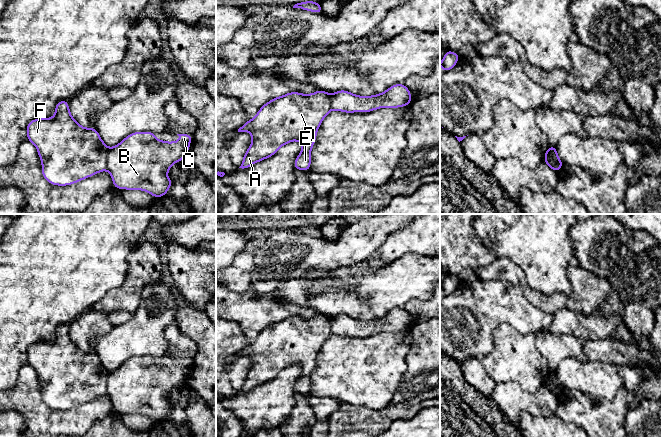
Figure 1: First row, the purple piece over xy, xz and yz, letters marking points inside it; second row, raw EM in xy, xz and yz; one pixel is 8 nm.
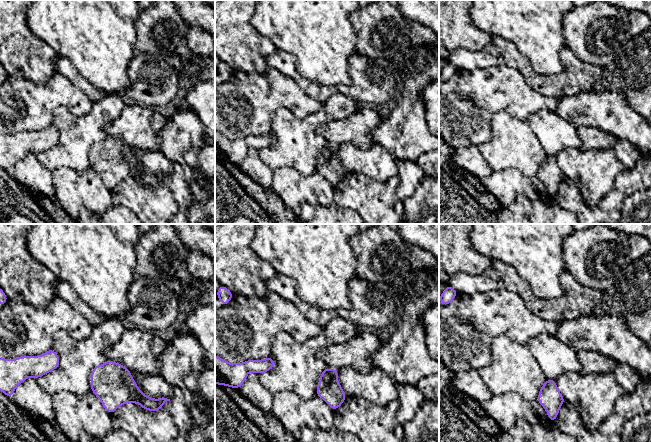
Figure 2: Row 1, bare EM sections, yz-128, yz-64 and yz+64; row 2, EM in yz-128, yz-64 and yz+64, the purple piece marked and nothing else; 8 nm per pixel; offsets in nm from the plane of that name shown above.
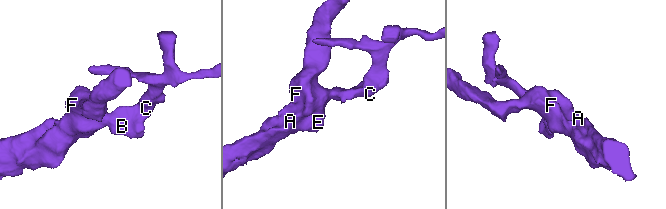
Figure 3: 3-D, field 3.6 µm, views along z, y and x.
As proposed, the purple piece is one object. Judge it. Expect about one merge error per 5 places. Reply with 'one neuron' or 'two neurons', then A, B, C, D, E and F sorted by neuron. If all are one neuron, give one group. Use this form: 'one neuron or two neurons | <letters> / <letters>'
two neurons | A D E F / B C

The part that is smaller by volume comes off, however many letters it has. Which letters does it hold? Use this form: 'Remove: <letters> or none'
Remove: B, C

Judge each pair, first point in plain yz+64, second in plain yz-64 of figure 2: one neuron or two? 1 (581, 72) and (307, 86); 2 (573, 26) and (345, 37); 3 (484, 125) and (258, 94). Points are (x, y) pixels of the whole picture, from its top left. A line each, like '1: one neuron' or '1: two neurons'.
1: one neuron
2: two neurons
3: one neuron

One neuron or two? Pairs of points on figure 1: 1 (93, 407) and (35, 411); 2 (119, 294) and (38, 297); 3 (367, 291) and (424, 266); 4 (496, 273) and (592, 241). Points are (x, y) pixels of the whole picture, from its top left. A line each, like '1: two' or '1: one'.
1: one
2: two
3: one
4: two

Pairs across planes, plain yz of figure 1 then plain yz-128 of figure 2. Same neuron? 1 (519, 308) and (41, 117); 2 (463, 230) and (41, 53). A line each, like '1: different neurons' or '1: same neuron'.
1: same neuron
2: same neuron

